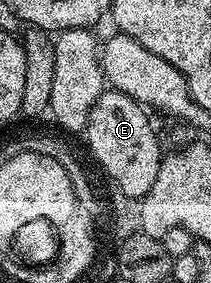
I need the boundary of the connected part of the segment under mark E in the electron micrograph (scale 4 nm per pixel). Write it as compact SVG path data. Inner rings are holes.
M106 88L96 104L92 104L84 131L84 139L94 153L93 161L102 166L105 177L118 185L120 192L137 200L146 195L148 188L152 188L164 157L164 150L158 147L158 138L154 135L149 116L136 99L116 89Z

